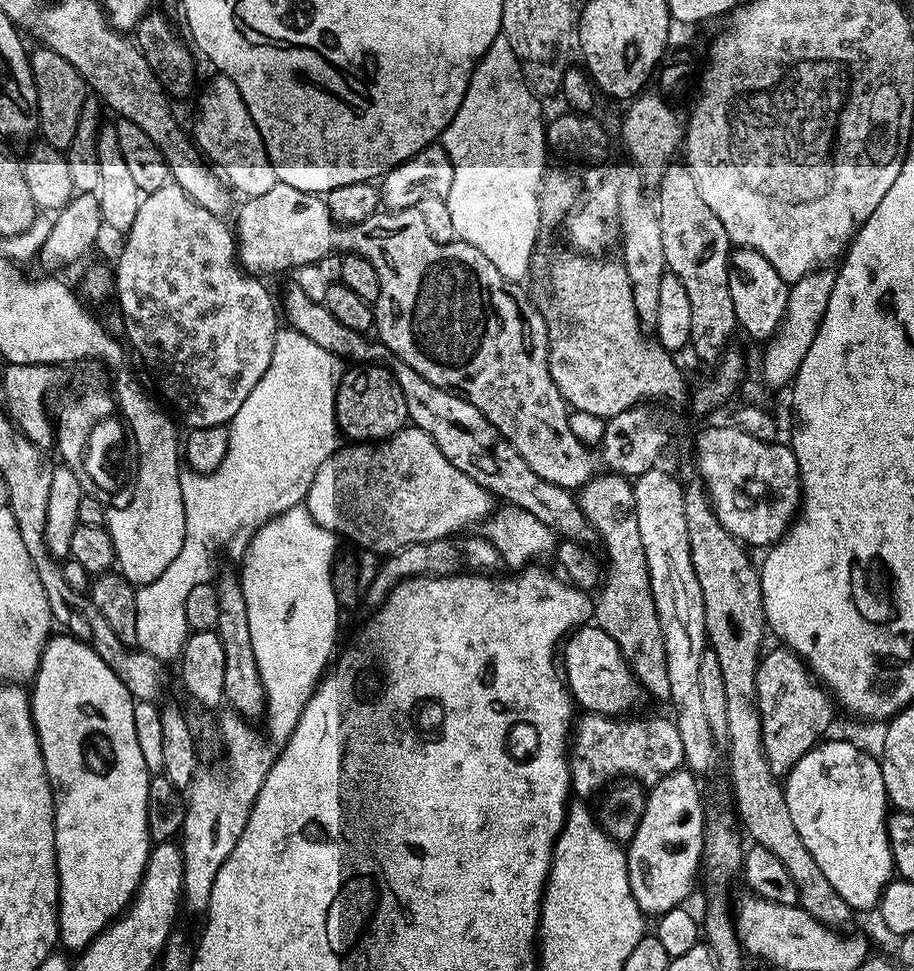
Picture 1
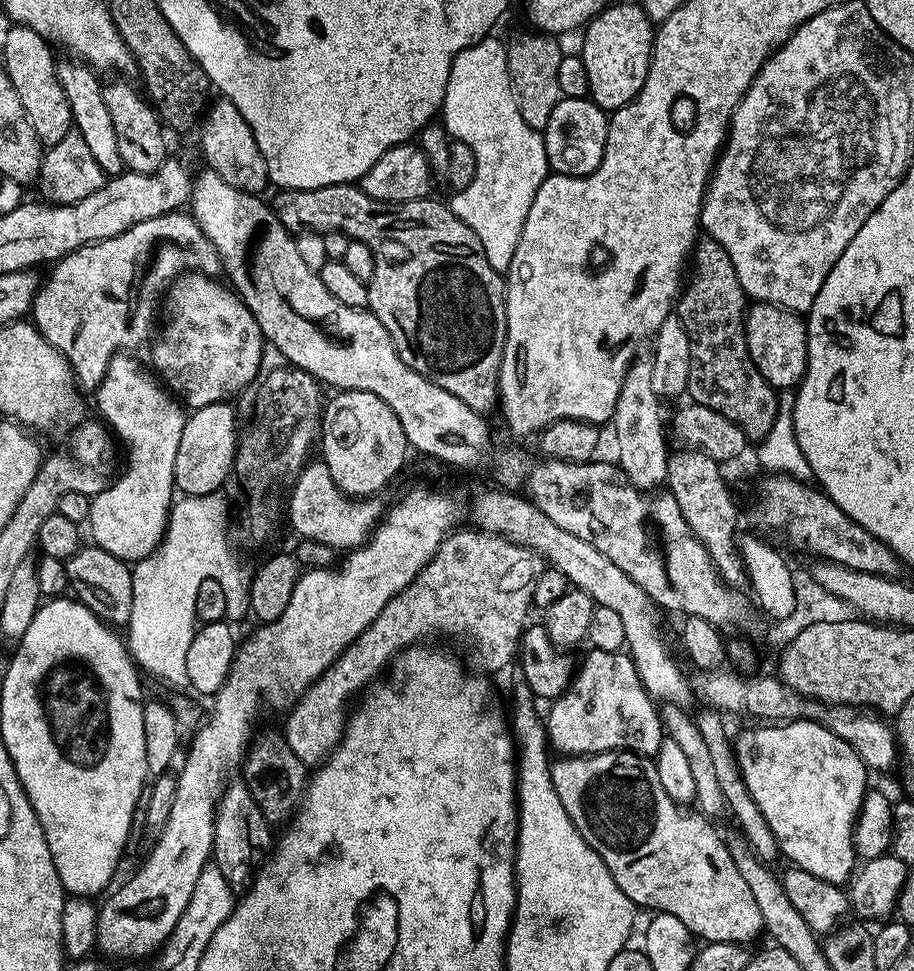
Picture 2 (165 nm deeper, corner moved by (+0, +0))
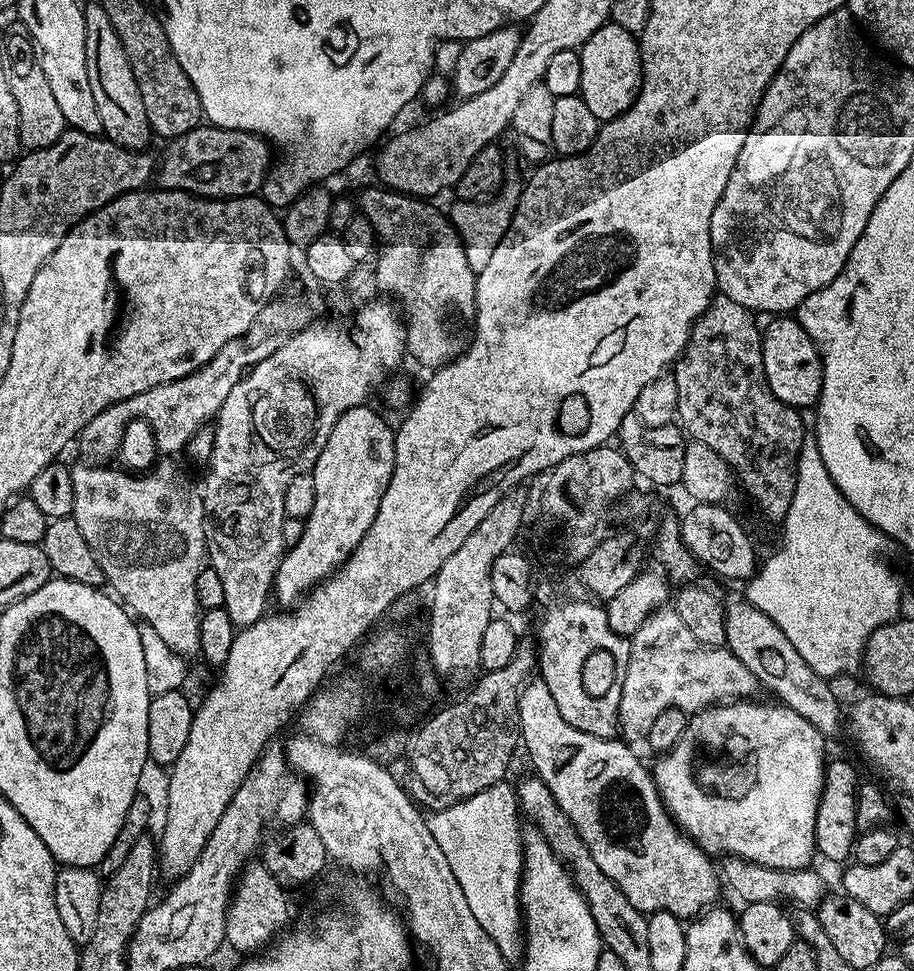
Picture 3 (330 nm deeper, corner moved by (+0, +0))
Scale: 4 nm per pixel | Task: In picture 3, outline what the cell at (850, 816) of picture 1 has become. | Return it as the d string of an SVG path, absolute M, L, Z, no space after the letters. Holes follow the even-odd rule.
M745 698L743 700L733 700L731 702L725 702L722 704L717 704L710 708L705 708L702 712L697 712L695 714L689 715L688 725L686 726L686 730L682 730L682 738L678 738L678 742L675 746L673 746L671 752L661 755L659 757L660 760L656 764L654 764L654 775L656 778L656 788L660 791L660 797L664 799L664 803L668 805L668 811L672 813L673 817L678 821L681 828L684 829L685 832L688 833L689 836L692 837L693 840L696 841L696 844L699 848L704 849L705 852L709 854L717 854L727 853L730 856L741 856L742 858L746 858L750 862L754 862L755 864L761 864L762 866L766 866L767 868L778 868L785 869L789 868L790 870L798 870L799 868L807 868L813 862L812 859L817 859L818 853L816 850L816 819L818 818L818 806L820 805L820 791L822 790L822 786L824 785L824 770L826 767L826 755L824 756L824 744L826 744L826 738L815 728L814 726L810 726L810 722L806 722L806 718L802 718L802 714L794 714L794 710L790 710L782 703L779 702L771 702L772 704L759 704L759 699L756 698Z

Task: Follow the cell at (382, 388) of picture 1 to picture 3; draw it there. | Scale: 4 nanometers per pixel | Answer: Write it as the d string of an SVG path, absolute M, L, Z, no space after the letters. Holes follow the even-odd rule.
M361 406L359 408L351 408L342 414L342 418L338 418L338 422L334 422L334 430L330 430L330 438L326 438L326 446L322 450L322 454L318 454L318 462L312 467L310 473L312 481L314 482L314 506L312 513L308 515L307 520L304 521L304 530L302 532L301 541L297 545L289 547L285 551L284 557L280 560L280 565L276 571L276 583L274 585L274 600L281 605L281 609L288 610L293 606L299 605L304 597L308 595L312 589L318 585L323 584L328 577L334 575L344 563L351 558L354 550L362 538L366 538L366 530L370 530L370 526L374 522L374 518L378 514L378 506L382 502L382 494L386 494L386 486L390 486L390 478L394 474L394 458L396 457L396 433L393 425L388 425L378 413L372 409L372 406Z

